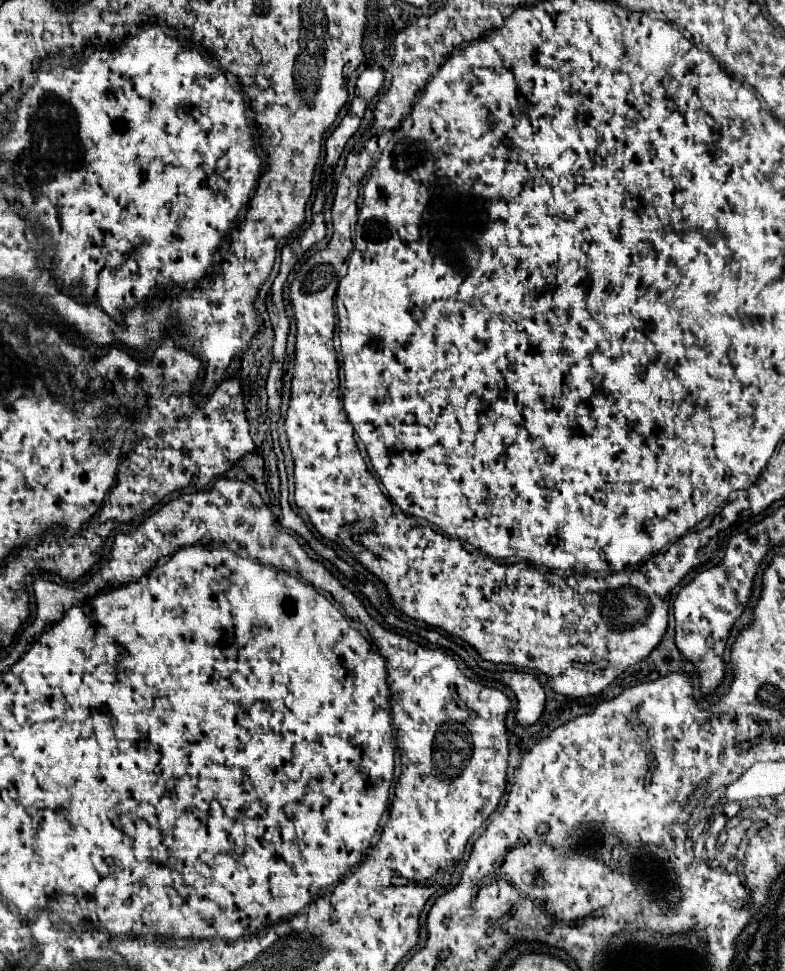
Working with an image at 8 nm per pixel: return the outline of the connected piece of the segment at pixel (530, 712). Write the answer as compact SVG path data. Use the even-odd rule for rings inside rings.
M503 672L501 682L505 682L517 698L517 722L523 726L535 724L545 708L545 690L535 674L527 672Z

